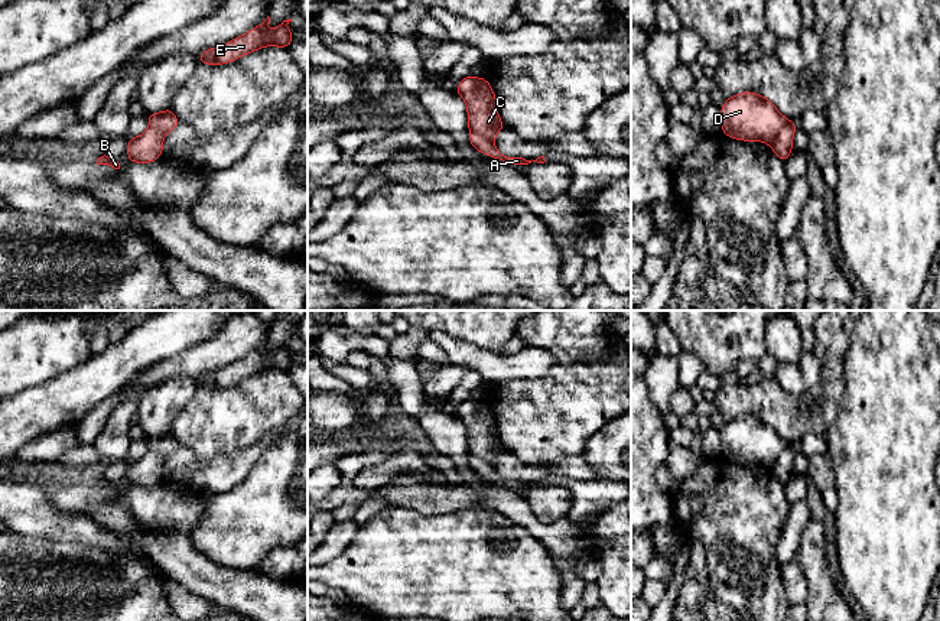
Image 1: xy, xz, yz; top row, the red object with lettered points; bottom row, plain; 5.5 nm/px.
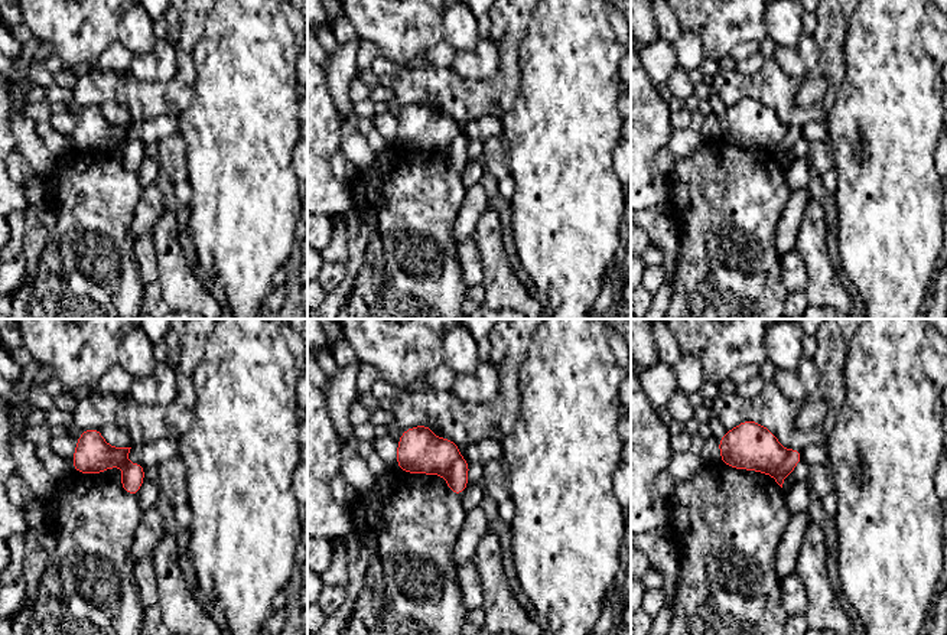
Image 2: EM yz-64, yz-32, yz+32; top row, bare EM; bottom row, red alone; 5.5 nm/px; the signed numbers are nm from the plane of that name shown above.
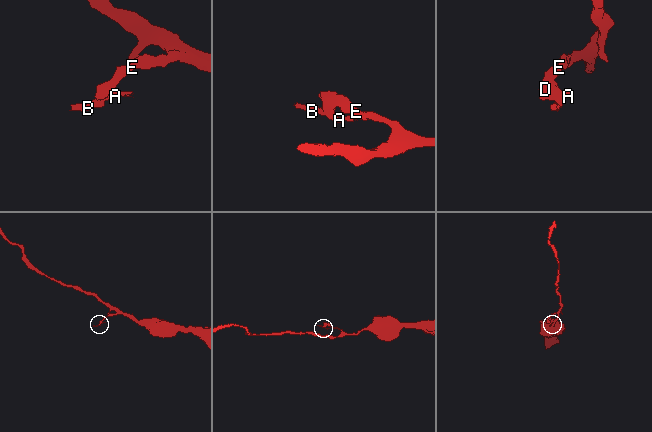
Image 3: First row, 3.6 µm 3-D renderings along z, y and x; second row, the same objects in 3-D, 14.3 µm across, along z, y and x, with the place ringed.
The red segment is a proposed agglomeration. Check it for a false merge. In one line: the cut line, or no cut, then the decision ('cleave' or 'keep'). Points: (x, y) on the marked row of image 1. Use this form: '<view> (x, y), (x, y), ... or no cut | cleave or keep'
yz (789, 120), (770, 145) | cleave

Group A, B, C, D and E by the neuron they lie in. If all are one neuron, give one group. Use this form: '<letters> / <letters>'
A B / C D E

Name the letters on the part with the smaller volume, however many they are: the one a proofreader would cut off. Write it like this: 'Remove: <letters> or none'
Remove: A, B

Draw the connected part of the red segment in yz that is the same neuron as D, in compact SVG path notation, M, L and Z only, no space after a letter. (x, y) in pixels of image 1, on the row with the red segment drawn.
M742 91L726 98L719 113L725 136L741 142L762 142L768 146L788 121L770 98L754 91Z

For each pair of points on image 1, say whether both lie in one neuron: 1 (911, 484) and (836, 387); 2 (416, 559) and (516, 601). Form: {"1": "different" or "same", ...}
{"1": "different", "2": "same"}

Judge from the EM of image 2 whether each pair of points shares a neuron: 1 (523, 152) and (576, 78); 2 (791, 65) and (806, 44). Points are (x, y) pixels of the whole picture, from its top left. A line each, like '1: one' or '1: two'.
1: one
2: one

